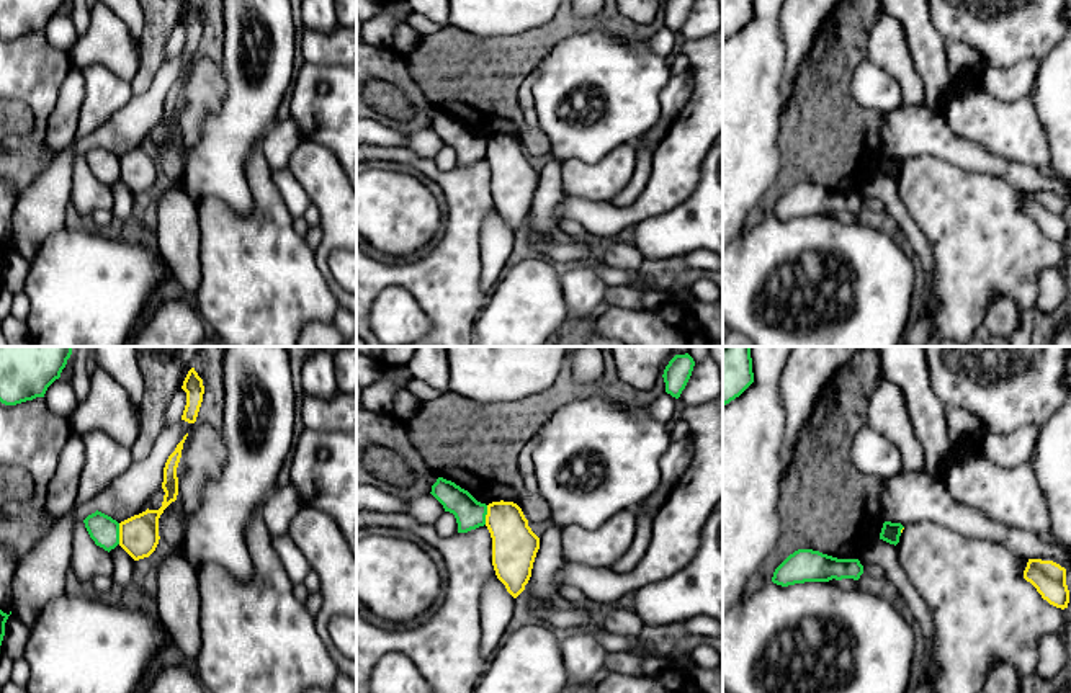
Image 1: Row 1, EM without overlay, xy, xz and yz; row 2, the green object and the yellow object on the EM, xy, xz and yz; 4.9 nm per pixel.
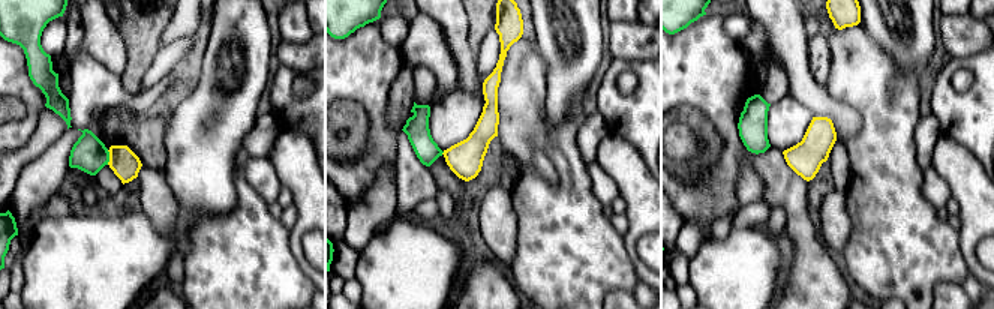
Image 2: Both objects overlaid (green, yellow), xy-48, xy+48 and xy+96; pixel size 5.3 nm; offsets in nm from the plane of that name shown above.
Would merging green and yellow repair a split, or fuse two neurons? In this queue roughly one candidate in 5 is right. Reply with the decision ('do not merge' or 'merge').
do not merge

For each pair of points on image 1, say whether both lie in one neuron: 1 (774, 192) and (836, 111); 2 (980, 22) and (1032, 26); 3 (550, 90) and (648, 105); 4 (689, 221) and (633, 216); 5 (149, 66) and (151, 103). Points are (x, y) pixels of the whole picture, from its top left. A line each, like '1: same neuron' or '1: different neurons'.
1: same neuron
2: same neuron
3: same neuron
4: different neurons
5: different neurons

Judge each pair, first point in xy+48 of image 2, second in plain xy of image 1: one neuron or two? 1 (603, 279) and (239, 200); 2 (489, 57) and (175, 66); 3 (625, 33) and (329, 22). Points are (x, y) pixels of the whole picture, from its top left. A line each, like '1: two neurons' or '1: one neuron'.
1: two neurons
2: two neurons
3: two neurons

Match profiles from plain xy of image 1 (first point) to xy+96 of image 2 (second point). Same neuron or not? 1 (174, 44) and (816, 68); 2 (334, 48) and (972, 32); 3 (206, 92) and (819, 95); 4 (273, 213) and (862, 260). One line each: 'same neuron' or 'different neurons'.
1: same neuron
2: same neuron
3: different neurons
4: same neuron

